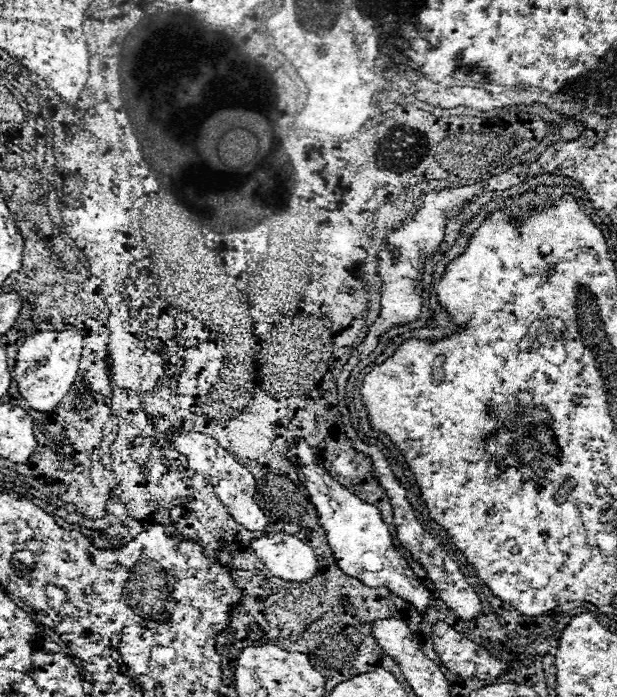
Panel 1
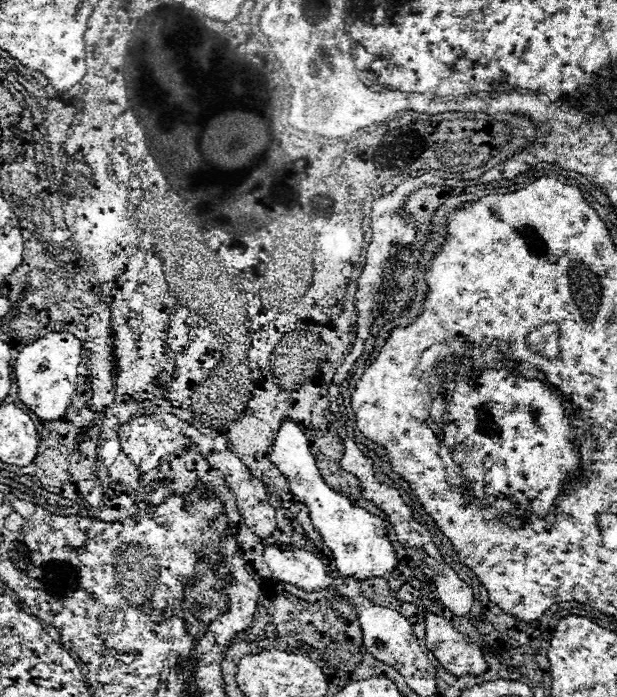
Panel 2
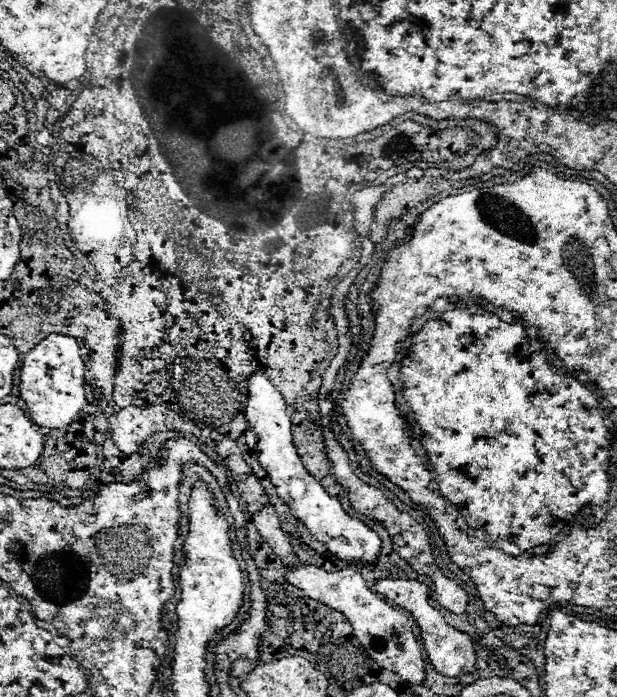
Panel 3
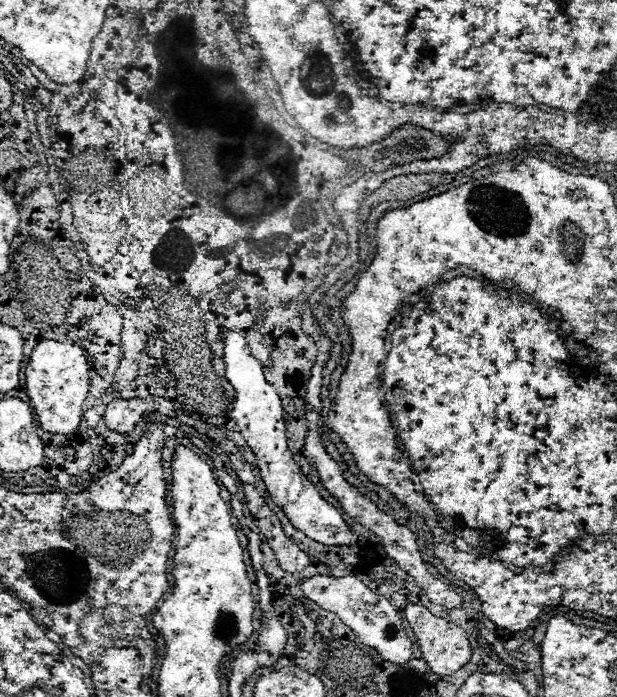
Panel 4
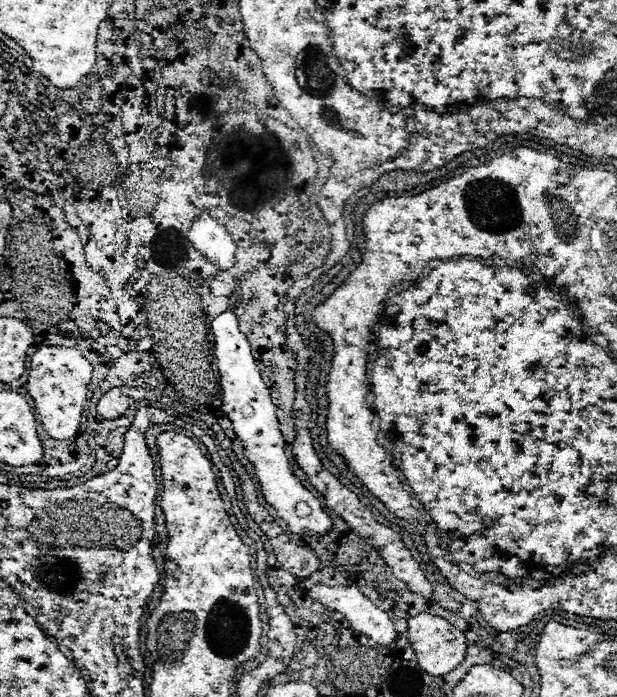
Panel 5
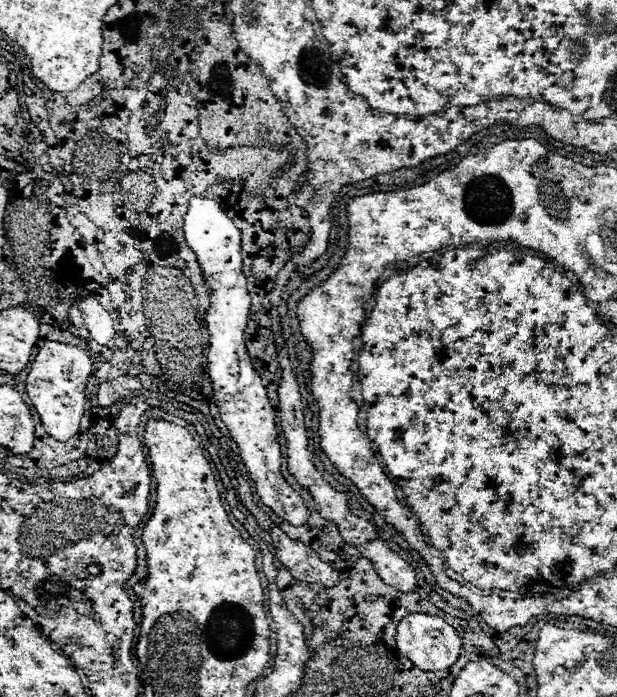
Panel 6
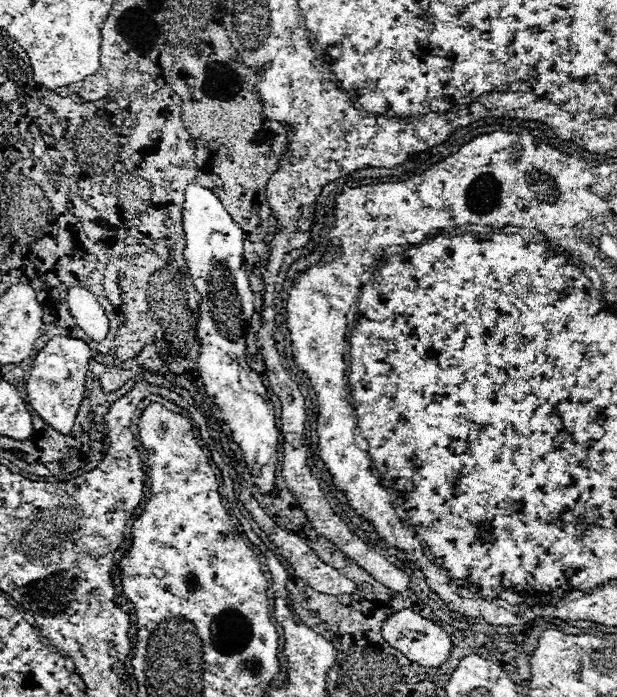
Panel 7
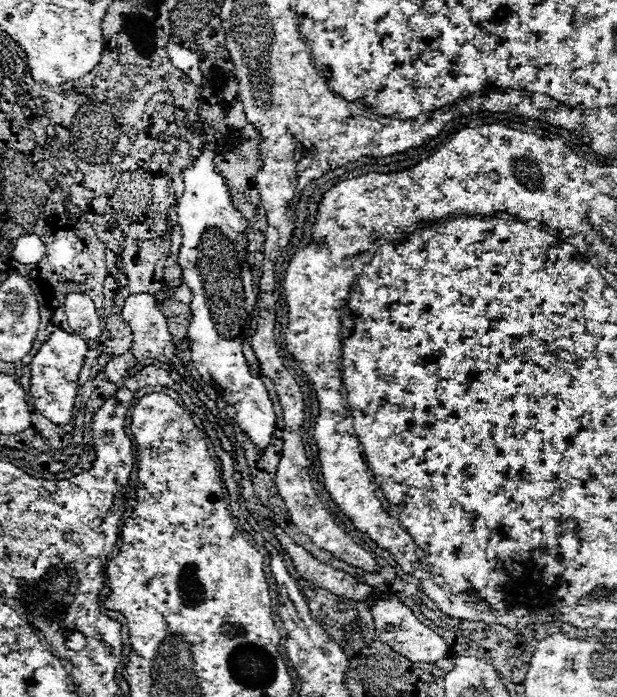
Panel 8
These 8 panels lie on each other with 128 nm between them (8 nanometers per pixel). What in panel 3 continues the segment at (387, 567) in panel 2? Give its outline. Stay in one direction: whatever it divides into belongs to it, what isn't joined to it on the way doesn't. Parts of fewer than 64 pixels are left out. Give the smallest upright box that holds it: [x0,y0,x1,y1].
[244,372,382,564]

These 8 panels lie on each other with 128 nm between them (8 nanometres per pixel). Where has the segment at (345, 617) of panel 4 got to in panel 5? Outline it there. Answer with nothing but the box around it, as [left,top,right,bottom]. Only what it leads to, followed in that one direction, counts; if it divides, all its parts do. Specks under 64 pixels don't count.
[310,584,396,646]

